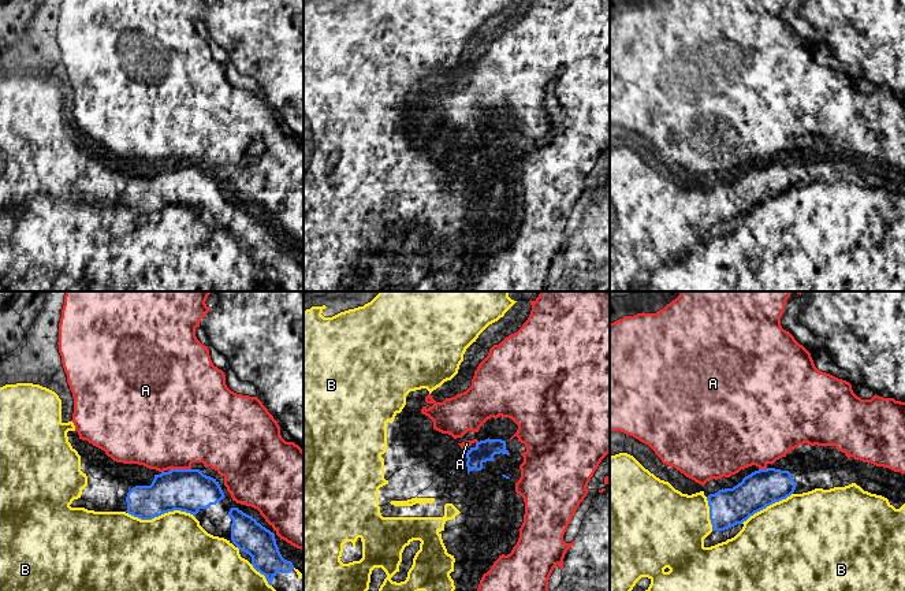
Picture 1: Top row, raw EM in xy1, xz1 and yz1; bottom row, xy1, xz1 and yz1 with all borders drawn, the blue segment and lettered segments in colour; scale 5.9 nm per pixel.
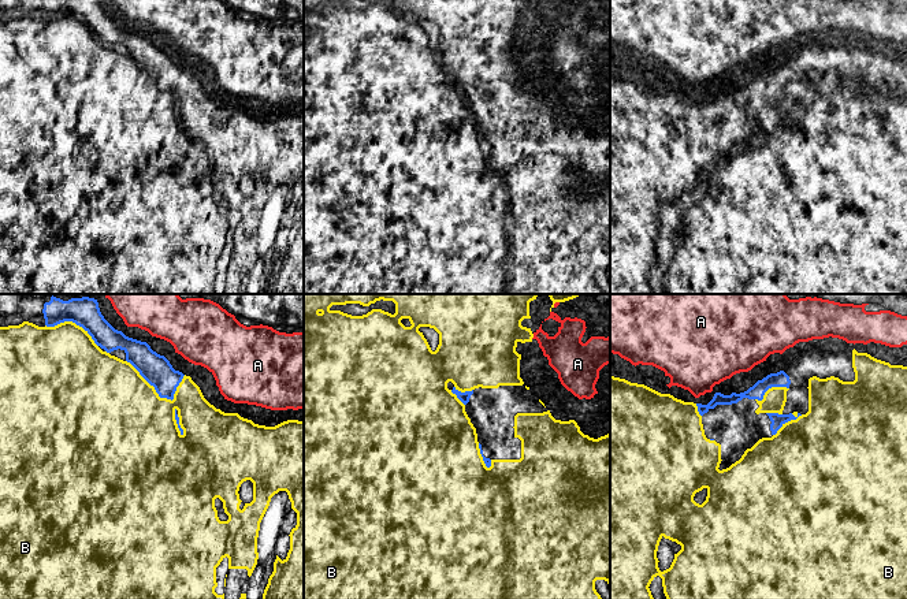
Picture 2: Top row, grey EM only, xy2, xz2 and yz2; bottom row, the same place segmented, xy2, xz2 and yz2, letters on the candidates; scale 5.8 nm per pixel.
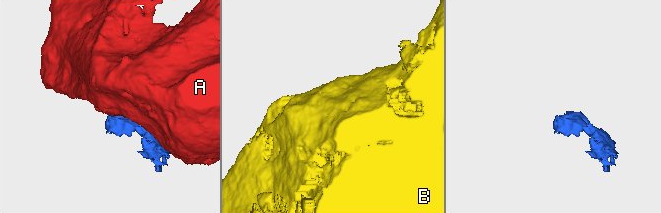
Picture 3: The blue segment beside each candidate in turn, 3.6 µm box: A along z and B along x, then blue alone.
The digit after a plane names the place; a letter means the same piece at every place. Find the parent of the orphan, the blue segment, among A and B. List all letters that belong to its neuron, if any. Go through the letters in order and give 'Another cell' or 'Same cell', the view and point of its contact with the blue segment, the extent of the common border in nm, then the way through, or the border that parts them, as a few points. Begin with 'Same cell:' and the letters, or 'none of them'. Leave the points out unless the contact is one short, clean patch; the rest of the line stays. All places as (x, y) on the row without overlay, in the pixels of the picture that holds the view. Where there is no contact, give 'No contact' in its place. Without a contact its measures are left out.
Same cell: B
A: Another cell. Touches blue at xy1 (179, 163). Shared border 130 nm
B: Same cell. Touches blue at xy2 (152, 78). Shared border 360 nm

